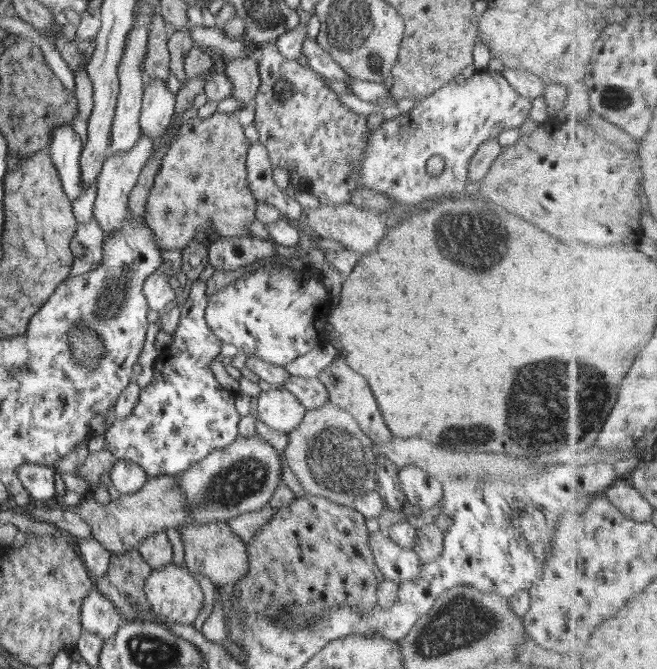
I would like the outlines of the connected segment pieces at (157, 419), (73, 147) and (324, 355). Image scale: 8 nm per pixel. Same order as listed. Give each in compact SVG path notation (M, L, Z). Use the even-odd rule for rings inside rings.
M197 279L187 287L186 299L180 308L179 323L172 334L172 344L162 350L161 355L154 360L152 382L141 390L132 414L124 420L116 418L104 437L107 442L105 448L115 456L116 460L126 459L138 463L150 478L186 471L212 451L232 444L239 434L239 420L242 417L238 415L235 408L236 395L222 388L209 368L210 362L221 356L222 342L210 330L204 318L209 298L209 294L206 295L206 284Z
M71 124L58 125L50 133L46 152L52 157L61 185L70 202L78 199L85 190L80 176L80 156L83 146L84 142Z
M323 340L311 352L292 360L285 365L285 370L293 376L300 378L317 378L320 372L334 359L336 350L328 340Z

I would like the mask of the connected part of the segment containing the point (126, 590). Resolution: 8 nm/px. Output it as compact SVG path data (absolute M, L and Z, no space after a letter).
M130 549L124 554L114 554L109 558L108 570L103 576L94 578L95 588L110 599L110 602L120 611L123 622L145 621L152 611L144 594L144 585L152 570L142 558L139 549Z

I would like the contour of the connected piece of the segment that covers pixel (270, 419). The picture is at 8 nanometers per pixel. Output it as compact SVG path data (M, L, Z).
M285 389L262 391L257 399L260 421L275 431L288 434L305 416L306 406Z

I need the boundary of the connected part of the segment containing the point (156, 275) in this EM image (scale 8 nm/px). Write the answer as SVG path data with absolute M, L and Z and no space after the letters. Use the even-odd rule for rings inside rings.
M159 269L144 280L142 294L144 294L146 300L148 300L150 309L163 313L175 304L177 297L175 290L171 288L168 282L169 278L170 273L162 272L162 270Z

